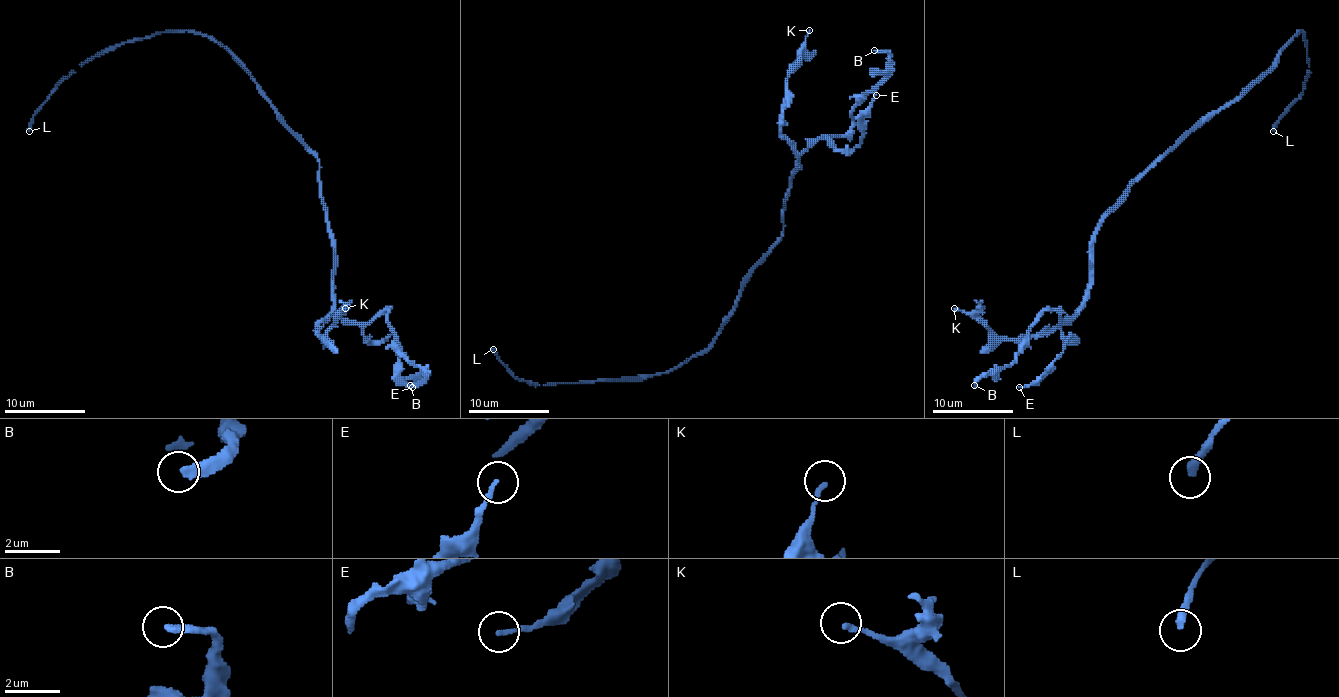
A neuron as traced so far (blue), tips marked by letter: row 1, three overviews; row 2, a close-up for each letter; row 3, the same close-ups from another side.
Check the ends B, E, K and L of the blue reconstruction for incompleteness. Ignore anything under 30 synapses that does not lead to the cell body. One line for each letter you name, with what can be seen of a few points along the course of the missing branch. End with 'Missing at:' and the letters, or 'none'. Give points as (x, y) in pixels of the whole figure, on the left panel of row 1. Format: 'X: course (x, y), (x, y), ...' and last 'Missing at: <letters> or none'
Missing at: L

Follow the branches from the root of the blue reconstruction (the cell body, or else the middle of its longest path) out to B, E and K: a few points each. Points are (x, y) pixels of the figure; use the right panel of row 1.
B: (1182, 137), (1103, 220), (1085, 306), (1063, 322), (1055, 310), (1045, 310), (1027, 347), (974, 385)
E: (1182, 137), (1103, 220), (1093, 244), (1089, 298), (1061, 326), (1073, 343), (1071, 335), (1041, 375), (1019, 387)
K: (1182, 137), (1103, 220), (1093, 244), (1089, 298), (1071, 316), (1035, 335), (1002, 339), (954, 308)

